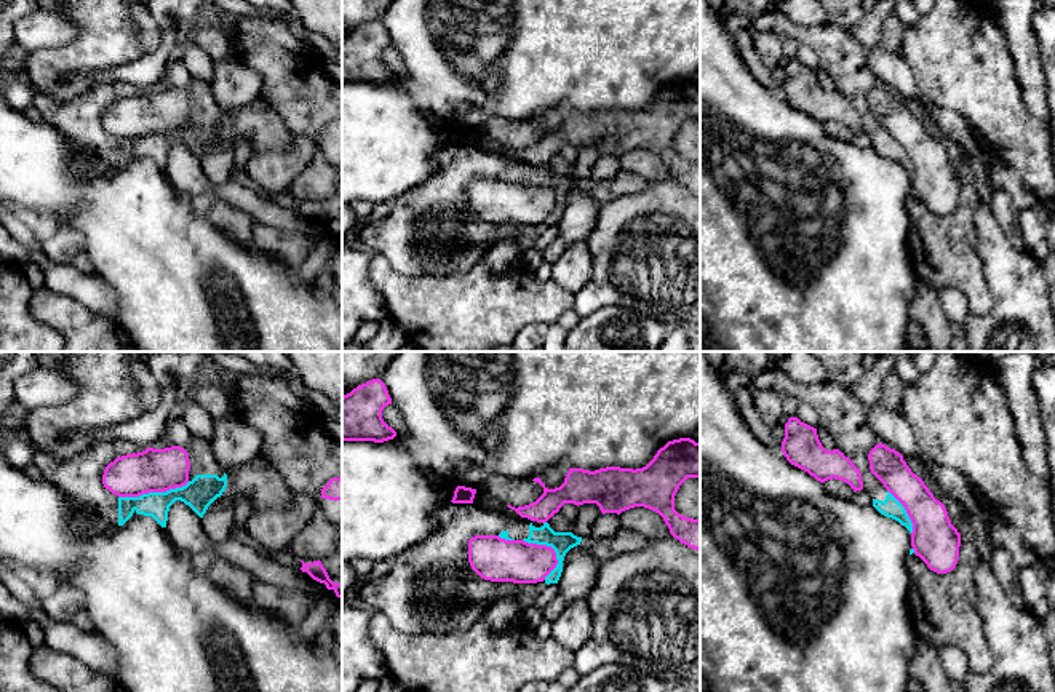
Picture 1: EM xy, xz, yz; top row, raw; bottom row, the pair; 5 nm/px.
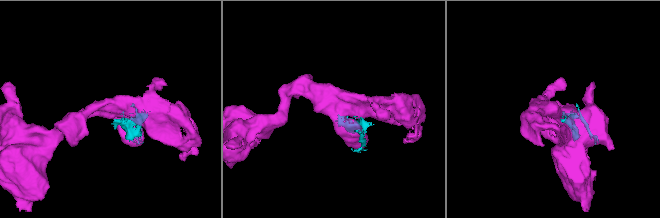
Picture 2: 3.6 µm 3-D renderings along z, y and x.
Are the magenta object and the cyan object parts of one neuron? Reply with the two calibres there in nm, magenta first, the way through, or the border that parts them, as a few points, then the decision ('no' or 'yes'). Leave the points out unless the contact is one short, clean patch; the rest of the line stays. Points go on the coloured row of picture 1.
220/160 nm | no

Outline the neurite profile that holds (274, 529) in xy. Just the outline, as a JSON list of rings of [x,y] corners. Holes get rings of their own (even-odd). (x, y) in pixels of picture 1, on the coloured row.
[[[293,494],[289,508],[253,510],[245,529],[254,542],[272,558],[278,551],[289,550],[294,537],[318,511],[316,500],[307,494]]]

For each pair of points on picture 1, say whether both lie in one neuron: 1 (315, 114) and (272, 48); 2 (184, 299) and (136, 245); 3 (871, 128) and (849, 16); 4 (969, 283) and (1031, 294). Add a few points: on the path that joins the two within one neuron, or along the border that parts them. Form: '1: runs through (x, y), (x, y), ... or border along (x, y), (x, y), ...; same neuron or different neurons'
1: runs through (299, 98), (286, 64); same neuron
2: runs through (178, 286), (149, 258); same neuron
3: border along (830, 19), (846, 31); different neurons
4: border along (975, 251), (991, 299), (991, 309), (983, 317); different neurons

